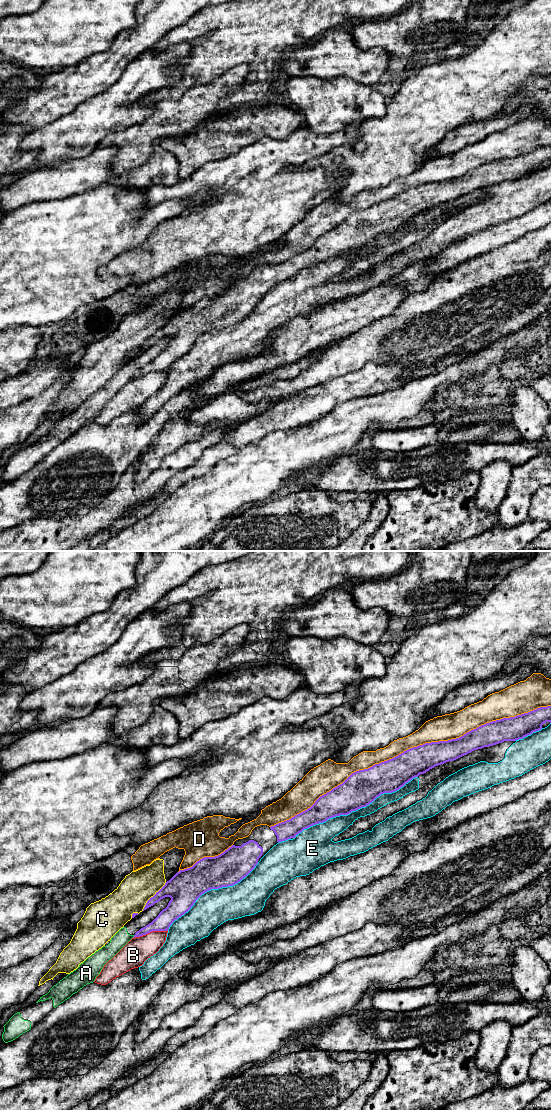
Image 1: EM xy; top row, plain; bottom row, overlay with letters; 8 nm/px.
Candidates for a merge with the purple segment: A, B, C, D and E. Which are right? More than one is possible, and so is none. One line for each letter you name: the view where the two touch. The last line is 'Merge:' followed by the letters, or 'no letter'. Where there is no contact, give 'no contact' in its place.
Merge: no letter

